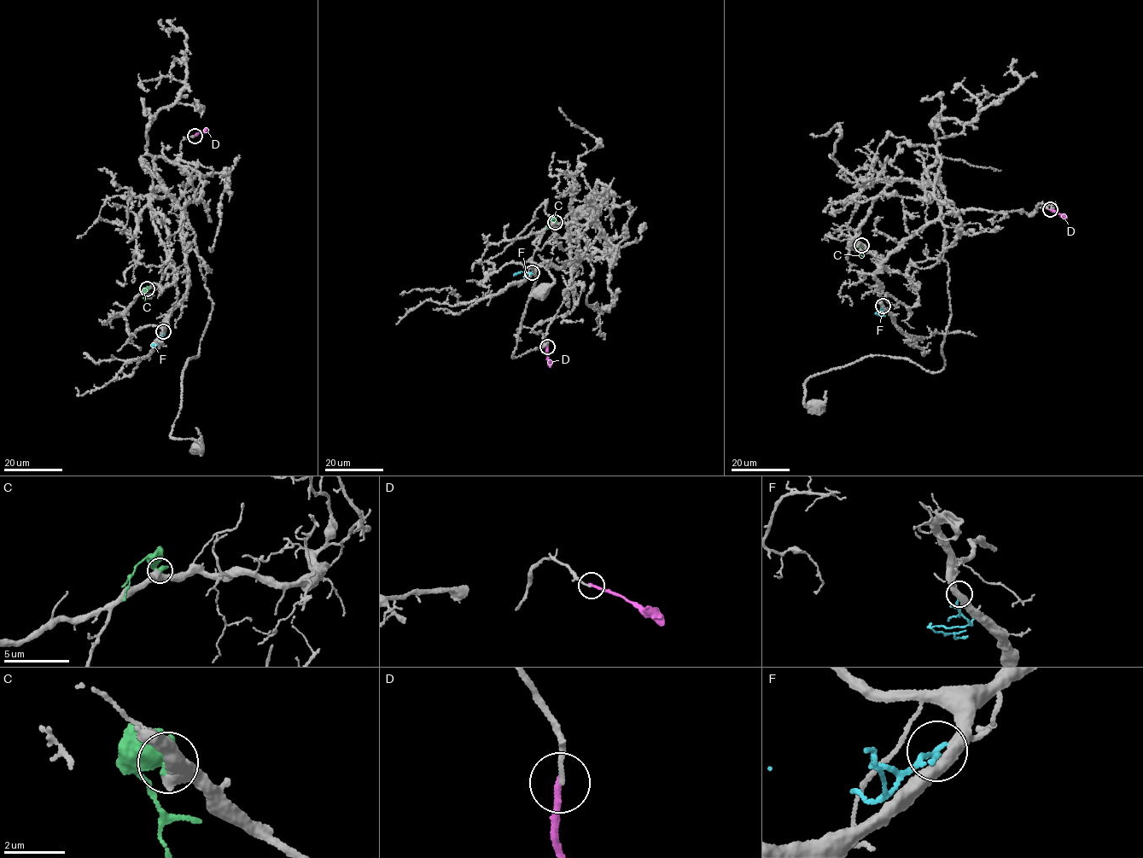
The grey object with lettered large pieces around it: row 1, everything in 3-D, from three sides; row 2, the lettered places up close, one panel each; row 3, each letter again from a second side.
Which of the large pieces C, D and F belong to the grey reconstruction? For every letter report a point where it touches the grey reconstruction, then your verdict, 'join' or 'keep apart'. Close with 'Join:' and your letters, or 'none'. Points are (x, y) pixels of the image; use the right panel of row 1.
C: (861, 245) | keep apart
D: (1050, 209) | keep apart
F: (883, 306) | keep apart
Join: none

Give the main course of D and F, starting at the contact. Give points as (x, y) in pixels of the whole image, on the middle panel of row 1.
D: (547, 347), (550, 366)
F: (532, 272), (528, 275), (524, 271), (514, 276)

